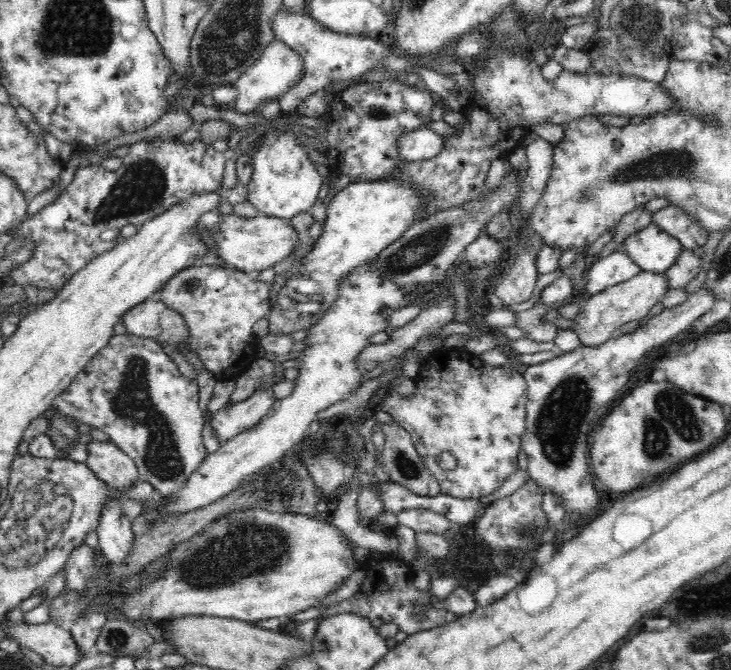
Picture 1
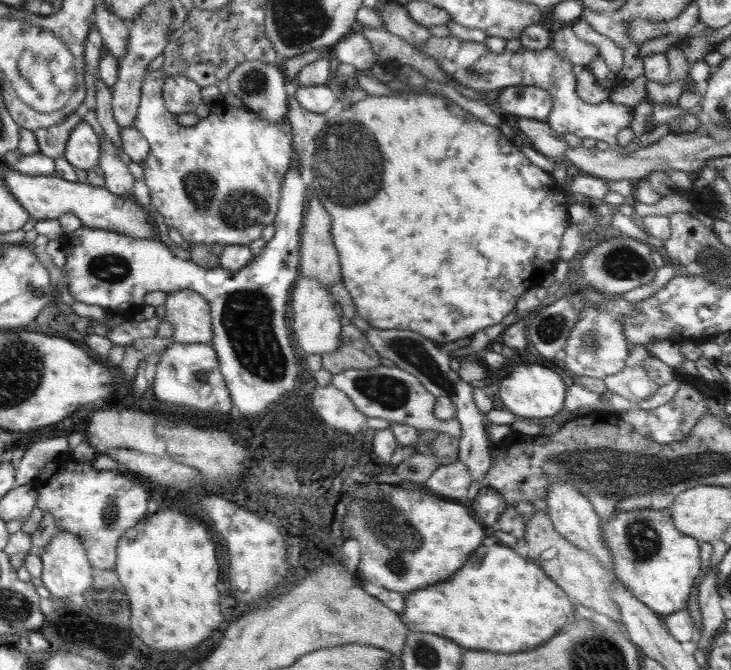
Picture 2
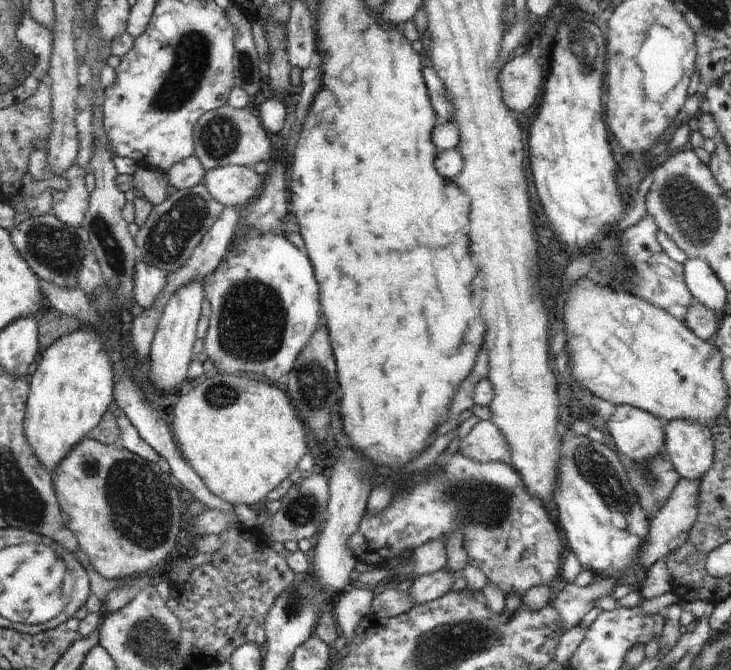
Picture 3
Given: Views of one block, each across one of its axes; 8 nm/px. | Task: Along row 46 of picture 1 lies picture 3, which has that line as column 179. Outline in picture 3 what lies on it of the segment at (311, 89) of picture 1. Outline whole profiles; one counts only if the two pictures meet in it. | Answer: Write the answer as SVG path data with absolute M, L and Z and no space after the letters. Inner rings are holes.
M196 279L195 281L188 283L185 287L177 289L177 291L170 297L168 304L163 310L161 319L158 321L148 360L150 365L150 380L148 380L148 384L146 384L146 380L144 380L144 383L146 386L152 386L158 388L158 390L162 390L164 394L169 393L170 390L176 390L176 388L180 386L180 383L187 378L186 372L189 364L196 356L196 352L194 351L194 342L197 339L196 329L201 315L201 304L205 299L203 280L204 279Z

